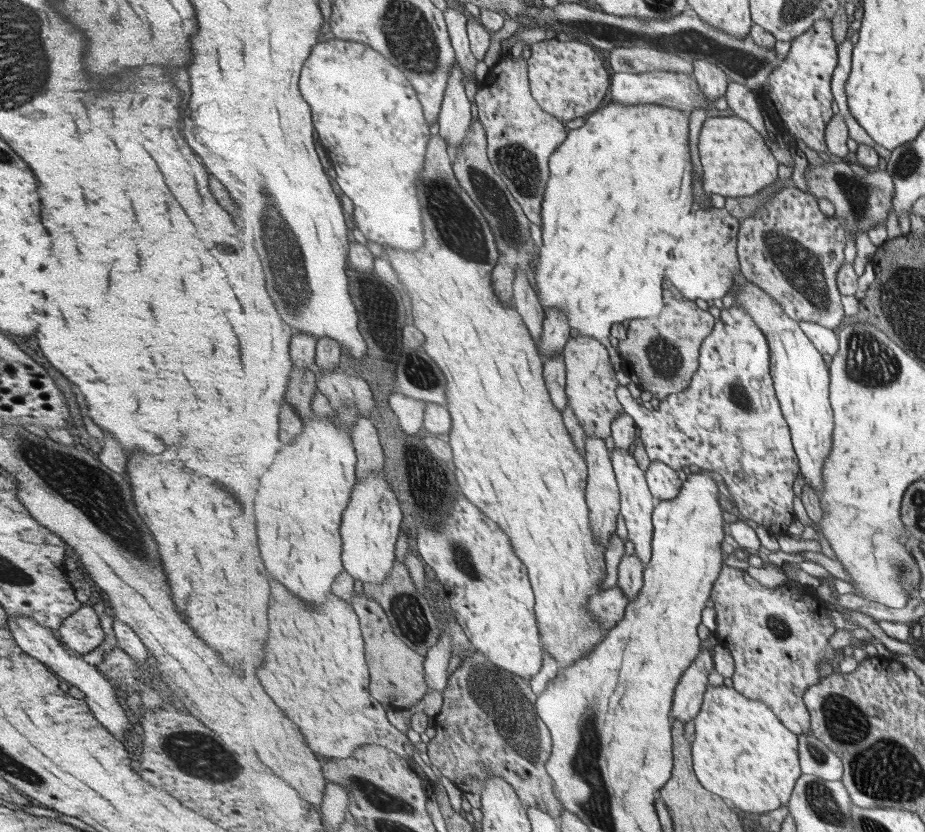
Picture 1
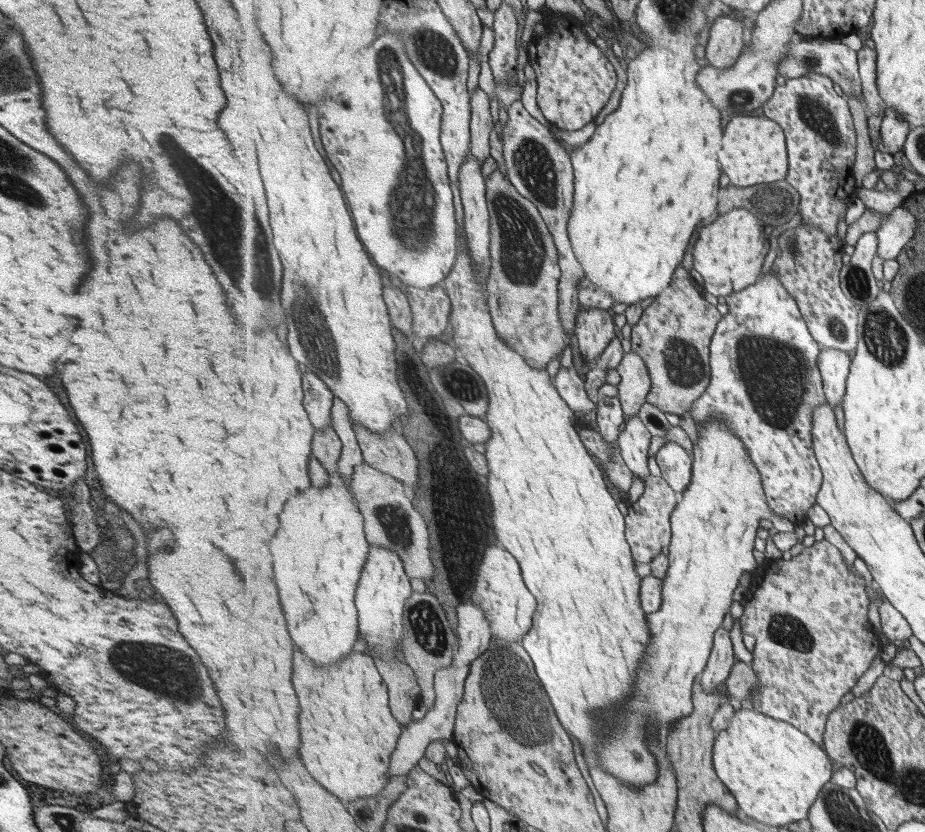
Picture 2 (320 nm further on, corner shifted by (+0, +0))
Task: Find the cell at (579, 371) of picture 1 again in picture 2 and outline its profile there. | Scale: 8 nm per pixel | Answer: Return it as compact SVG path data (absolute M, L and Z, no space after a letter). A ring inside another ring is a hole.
M602 308L580 310L576 318L575 334L581 356L590 367L595 366L609 343L619 337L614 313Z

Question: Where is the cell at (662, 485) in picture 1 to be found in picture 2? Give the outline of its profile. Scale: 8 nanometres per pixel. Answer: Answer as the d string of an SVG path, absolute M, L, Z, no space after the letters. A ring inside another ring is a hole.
M677 442L665 443L655 455L662 476L678 495L687 490L693 478L694 458Z

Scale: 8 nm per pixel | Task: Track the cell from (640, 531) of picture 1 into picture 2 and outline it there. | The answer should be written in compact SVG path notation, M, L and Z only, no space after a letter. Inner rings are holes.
M637 414L629 417L625 428L618 440L622 455L634 476L640 477L644 482L650 475L649 448L651 448L651 432L643 424L643 419Z

